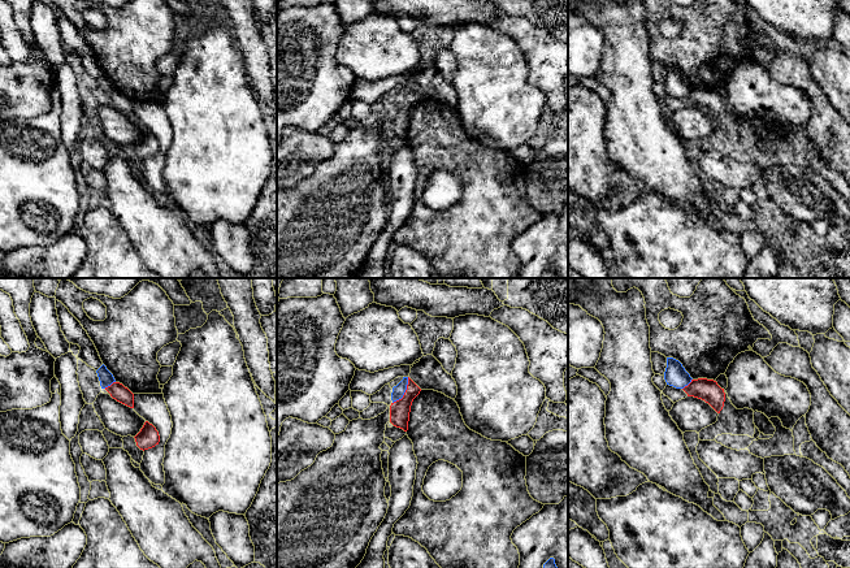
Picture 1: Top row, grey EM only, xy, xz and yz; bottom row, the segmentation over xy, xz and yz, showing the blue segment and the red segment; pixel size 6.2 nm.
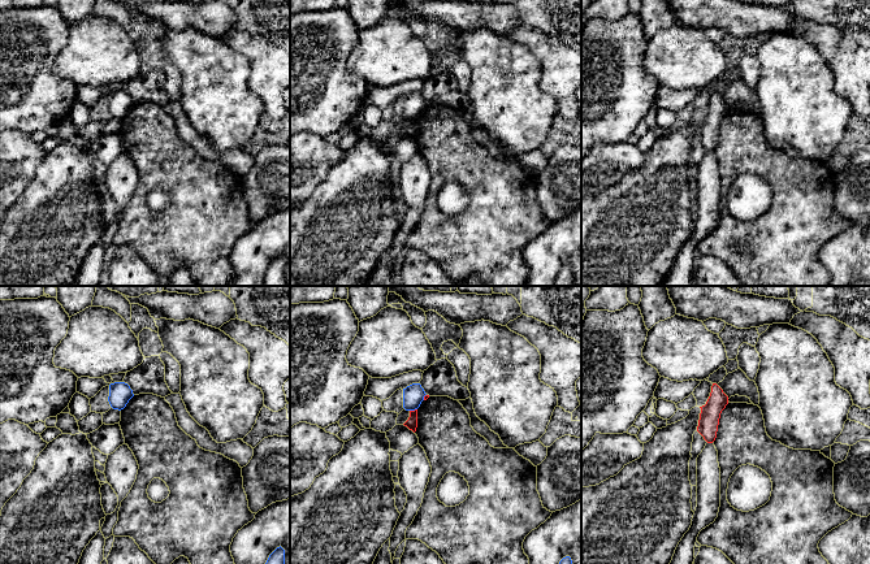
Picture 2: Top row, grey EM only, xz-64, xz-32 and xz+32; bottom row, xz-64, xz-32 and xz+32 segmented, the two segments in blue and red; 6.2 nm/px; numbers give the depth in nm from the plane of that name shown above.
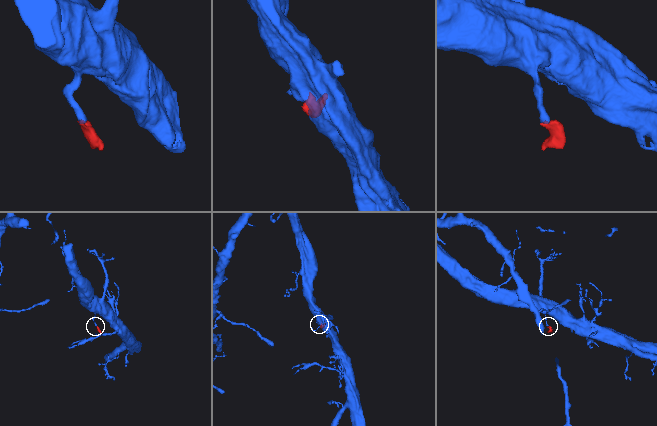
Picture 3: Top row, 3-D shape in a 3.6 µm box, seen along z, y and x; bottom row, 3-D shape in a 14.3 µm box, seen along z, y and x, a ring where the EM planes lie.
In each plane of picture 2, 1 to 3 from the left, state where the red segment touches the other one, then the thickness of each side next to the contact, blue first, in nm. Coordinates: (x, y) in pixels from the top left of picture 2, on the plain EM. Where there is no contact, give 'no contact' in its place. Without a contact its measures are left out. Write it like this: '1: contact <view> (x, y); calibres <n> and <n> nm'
1: no contact
2: contact xz-32 (412, 118); calibres 130 and 70 nm
3: no contact

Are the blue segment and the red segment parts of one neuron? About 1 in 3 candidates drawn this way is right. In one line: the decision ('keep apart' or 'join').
keep apart

